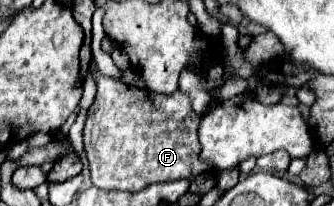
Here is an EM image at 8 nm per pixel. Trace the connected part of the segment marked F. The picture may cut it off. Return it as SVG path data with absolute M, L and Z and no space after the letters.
M94 70L98 92L86 118L84 148L90 162L92 184L100 190L144 190L154 182L190 178L214 170L210 162L200 160L198 124L202 120L190 106L184 92L168 96L140 92L120 84Z

